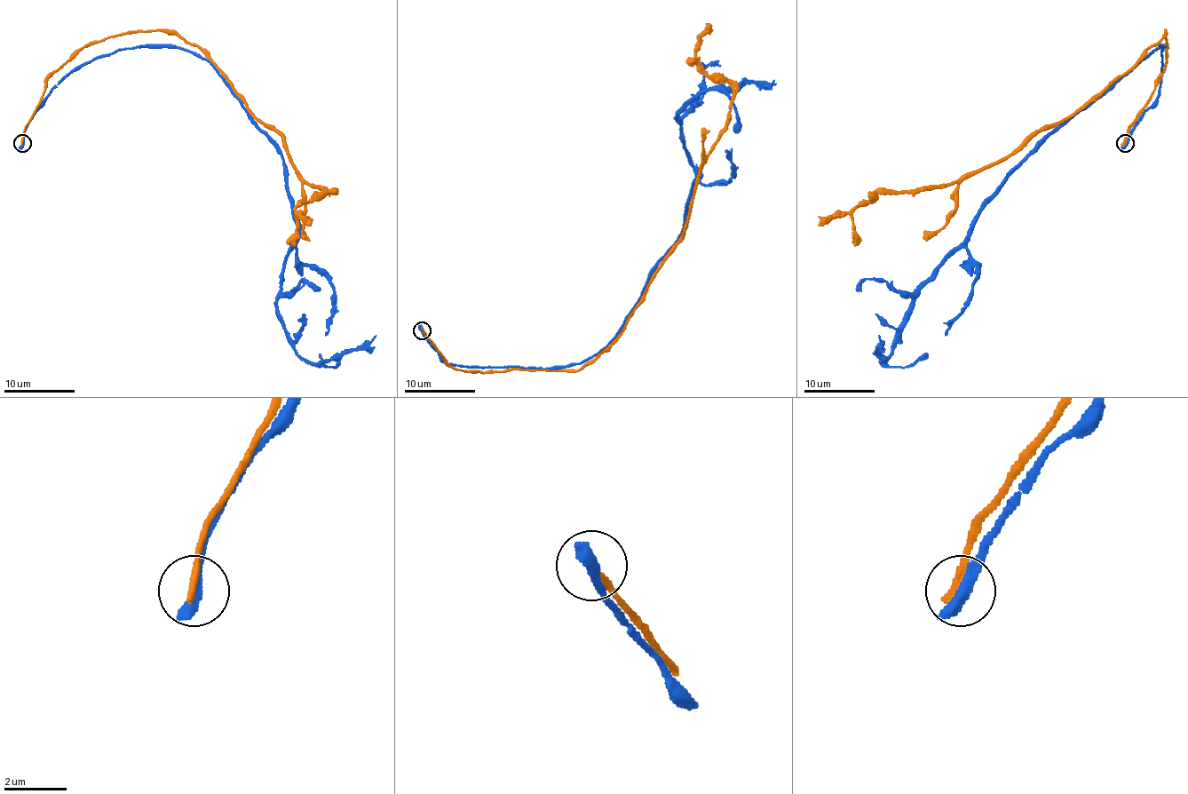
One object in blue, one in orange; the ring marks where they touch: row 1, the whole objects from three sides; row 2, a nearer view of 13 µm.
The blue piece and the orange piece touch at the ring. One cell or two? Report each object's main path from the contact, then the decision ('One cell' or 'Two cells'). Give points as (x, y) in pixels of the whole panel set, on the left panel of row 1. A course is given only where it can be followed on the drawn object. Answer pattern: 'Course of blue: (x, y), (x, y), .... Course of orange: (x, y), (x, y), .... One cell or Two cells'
Course of blue: (22, 142), (98, 57), (194, 51), (283, 160), (297, 240), (276, 313), (294, 350), (329, 362), (376, 336). Course of orange: (22, 142), (45, 82), (84, 46), (175, 30), (283, 138), (299, 174), (333, 192), (296, 208), (310, 226). Two cells

